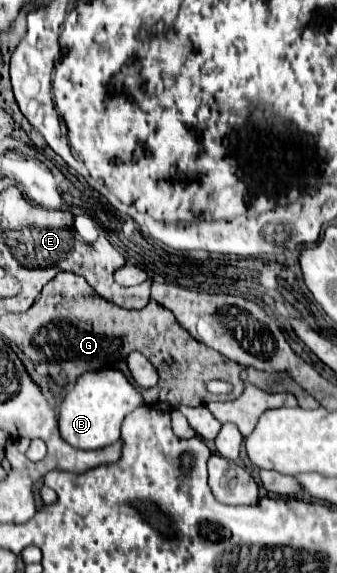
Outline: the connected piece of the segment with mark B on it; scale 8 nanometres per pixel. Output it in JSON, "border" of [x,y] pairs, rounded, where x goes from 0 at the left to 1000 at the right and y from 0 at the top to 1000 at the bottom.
{"border":[[[276,646],[264,653],[246,653],[246,660],[205,677],[175,712],[181,761],[193,771],[234,785],[294,785],[329,778],[359,764],[359,740],[371,726],[407,716],[412,709],[430,709],[430,698],[418,684],[389,674],[365,649]]]}

